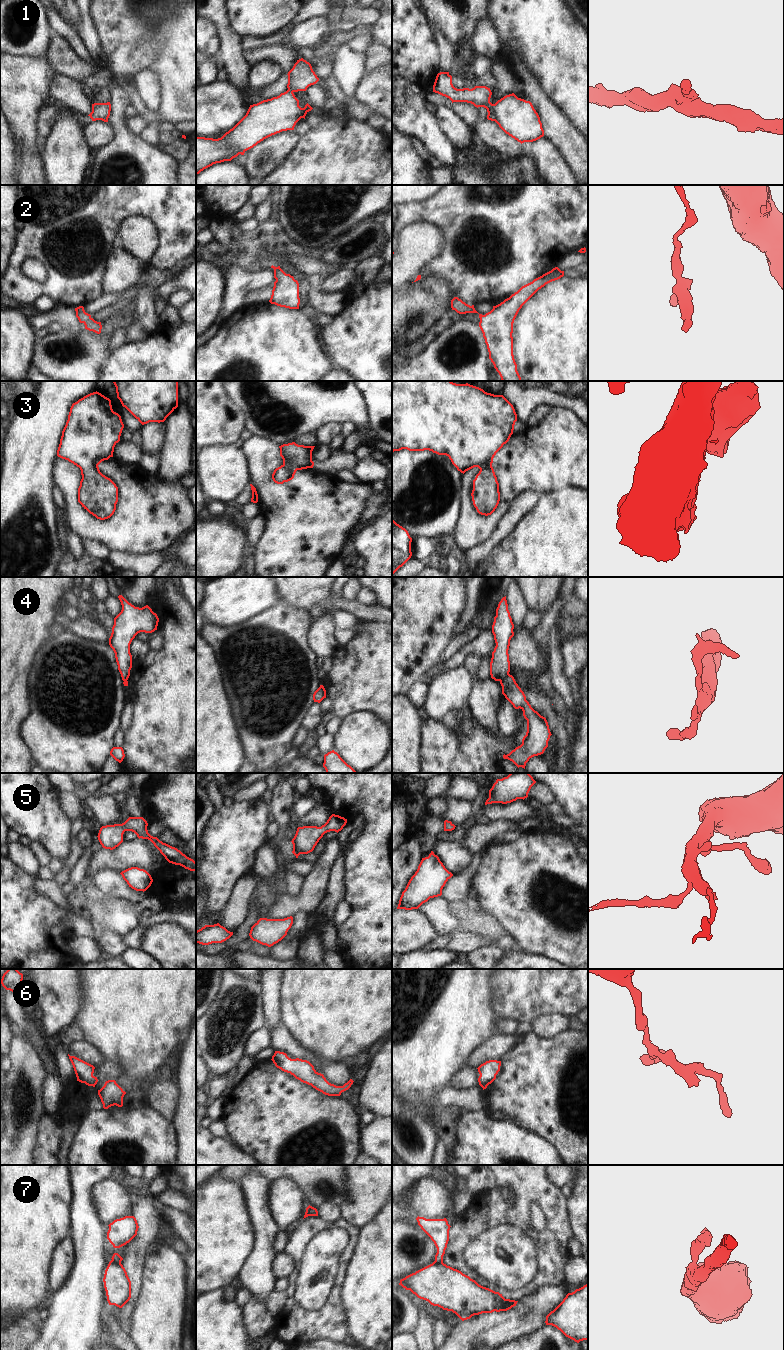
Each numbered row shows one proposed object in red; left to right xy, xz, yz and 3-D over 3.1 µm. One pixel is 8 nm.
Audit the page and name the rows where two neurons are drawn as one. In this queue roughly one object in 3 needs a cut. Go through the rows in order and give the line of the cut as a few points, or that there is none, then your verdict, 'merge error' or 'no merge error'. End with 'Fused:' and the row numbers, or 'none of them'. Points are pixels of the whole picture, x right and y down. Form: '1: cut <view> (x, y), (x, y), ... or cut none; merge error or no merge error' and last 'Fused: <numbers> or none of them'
1: cut yz (492, 104), (495, 120); merge error
2: cut none; no merge error
3: cut none; no merge error
4: cut yz (509, 674), (500, 681); merge error
5: cut none; no merge error
6: cut none; no merge error
7: cut xy (112, 1259), (120, 1263); merge error
Fused: 1, 4, 7

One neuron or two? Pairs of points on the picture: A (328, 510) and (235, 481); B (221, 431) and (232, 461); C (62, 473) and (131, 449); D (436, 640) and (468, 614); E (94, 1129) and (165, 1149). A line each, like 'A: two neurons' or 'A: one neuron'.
A: two neurons
B: two neurons
C: two neurons
D: two neurons
E: one neuron

